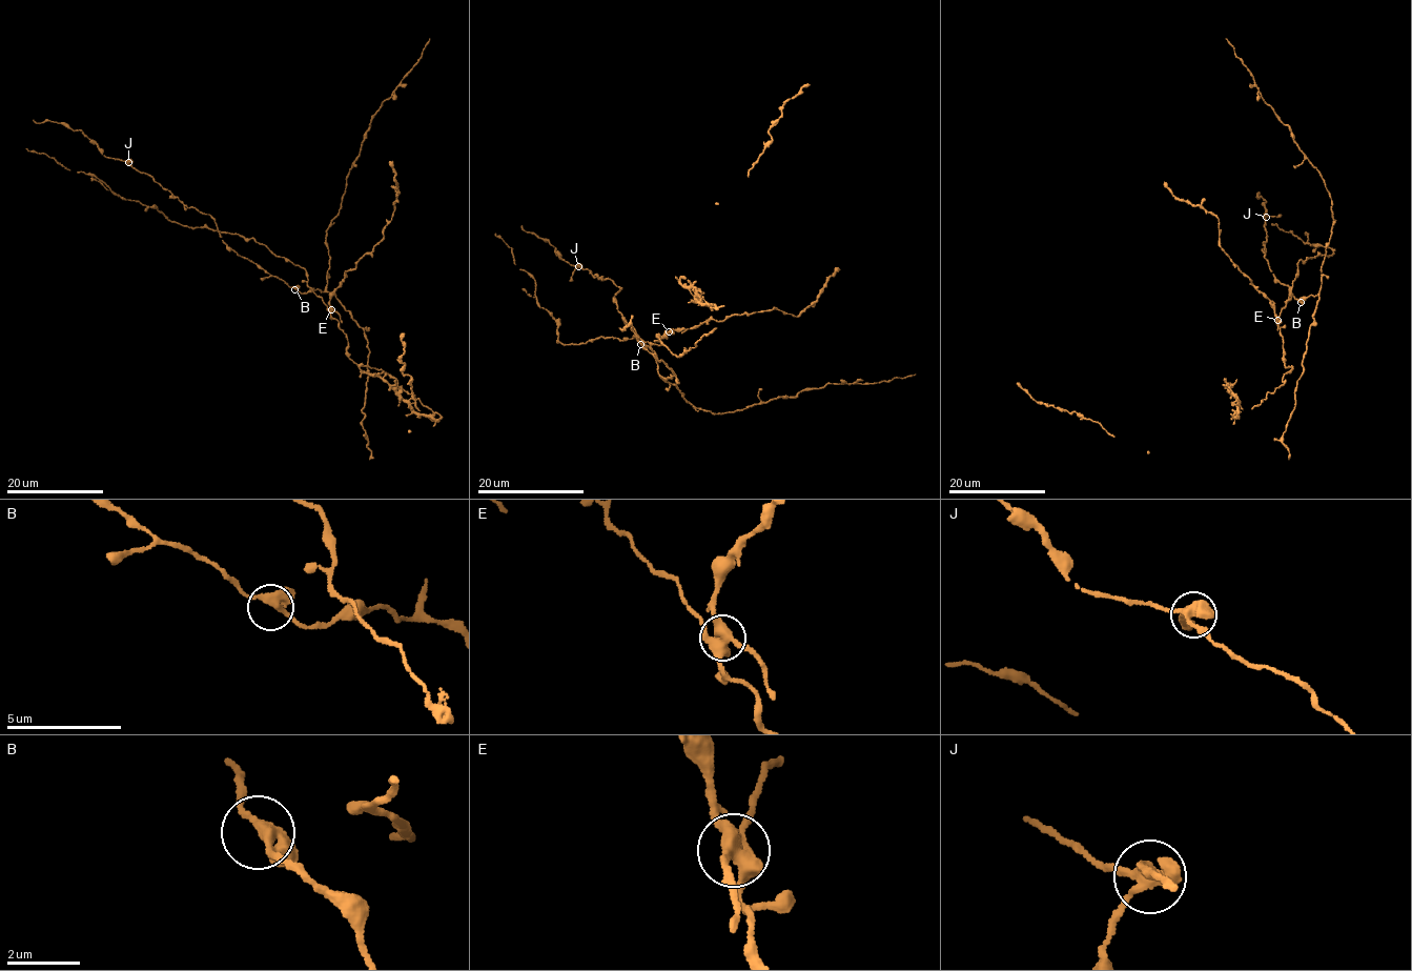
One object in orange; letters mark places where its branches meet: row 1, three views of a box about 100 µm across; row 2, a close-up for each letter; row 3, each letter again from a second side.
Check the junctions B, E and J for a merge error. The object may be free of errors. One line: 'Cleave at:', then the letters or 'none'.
Cleave at: E

